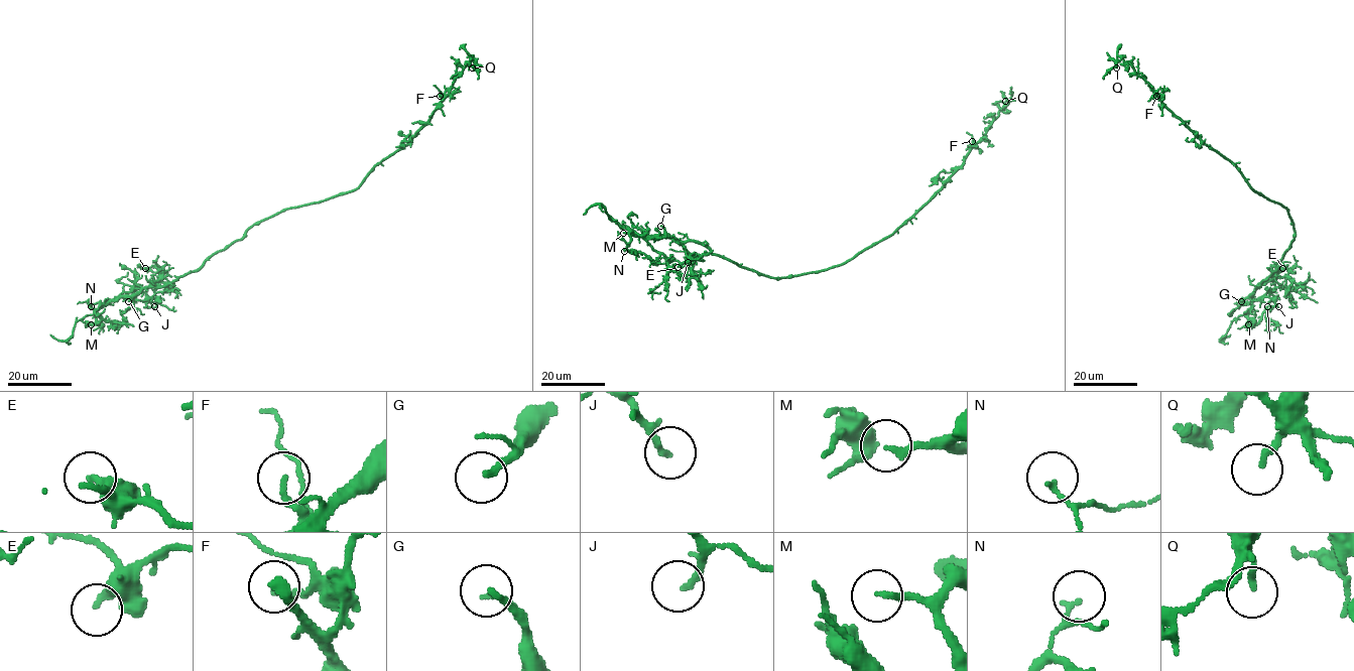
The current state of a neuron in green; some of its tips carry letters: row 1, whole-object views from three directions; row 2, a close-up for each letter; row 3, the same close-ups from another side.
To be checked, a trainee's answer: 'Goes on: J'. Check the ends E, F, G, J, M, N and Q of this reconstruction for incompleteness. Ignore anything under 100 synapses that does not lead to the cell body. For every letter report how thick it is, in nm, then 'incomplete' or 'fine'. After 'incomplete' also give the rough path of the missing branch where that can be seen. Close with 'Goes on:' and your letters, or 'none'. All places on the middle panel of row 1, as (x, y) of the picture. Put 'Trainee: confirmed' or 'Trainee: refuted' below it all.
E: calibre 320 nm; fine
F: calibre 160 nm; fine
G: calibre 190 nm; incomplete
J: calibre 170 nm; fine
M: calibre 140 nm; fine
N: calibre 90 nm; fine
Q: calibre 180 nm; fine
Goes on: G
Trainee: refuted

